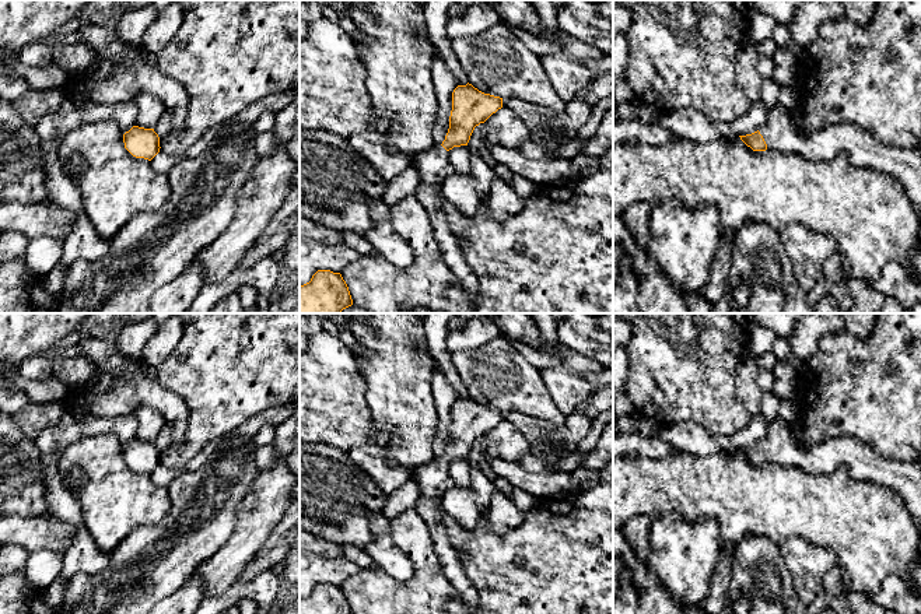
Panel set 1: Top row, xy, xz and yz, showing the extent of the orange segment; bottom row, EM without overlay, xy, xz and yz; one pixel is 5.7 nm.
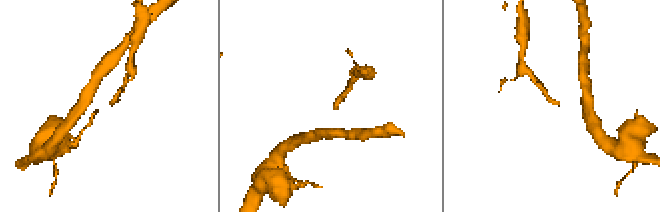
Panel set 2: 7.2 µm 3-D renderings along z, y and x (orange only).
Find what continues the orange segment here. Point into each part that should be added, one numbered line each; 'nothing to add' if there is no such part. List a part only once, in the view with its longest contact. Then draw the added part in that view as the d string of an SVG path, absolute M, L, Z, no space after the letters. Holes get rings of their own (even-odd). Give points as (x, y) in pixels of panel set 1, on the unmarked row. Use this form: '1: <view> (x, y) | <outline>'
1: yz (780, 448) | M780 417L768 425L766 438L759 443L767 462L780 466L795 466L810 473L831 473L844 466L855 480L873 481L899 492L913 519L921 523L921 466L918 462L900 462L879 456L869 445L854 436L836 438L823 443L799 445L789 427Z

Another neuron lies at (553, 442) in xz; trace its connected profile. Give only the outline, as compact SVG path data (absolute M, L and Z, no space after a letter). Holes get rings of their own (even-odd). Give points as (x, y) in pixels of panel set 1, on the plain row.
M577 411L567 415L565 422L561 425L522 413L502 413L502 420L525 436L532 455L554 463L574 452L592 427L592 420Z

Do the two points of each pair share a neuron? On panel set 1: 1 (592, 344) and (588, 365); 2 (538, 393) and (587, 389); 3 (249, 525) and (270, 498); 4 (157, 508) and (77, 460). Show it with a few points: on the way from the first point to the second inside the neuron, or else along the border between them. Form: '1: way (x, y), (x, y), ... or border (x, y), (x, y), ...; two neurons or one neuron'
1: border (560, 341), (598, 362); two neurons
2: border (539, 369), (539, 375), (552, 400), (566, 416); two neurons
3: way (256, 518), (265, 505); one neuron
4: way (137, 501), (119, 500), (97, 477); one neuron

